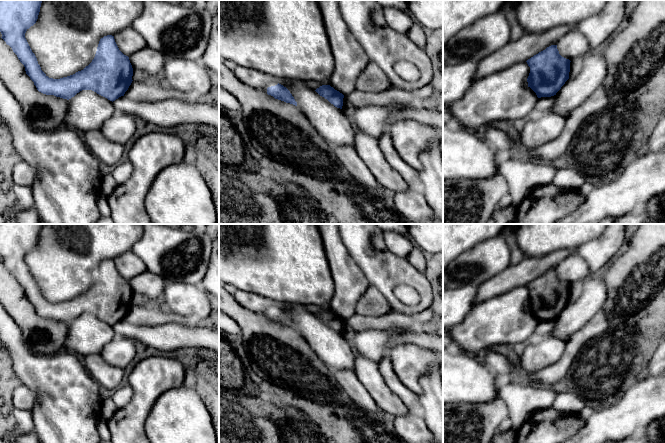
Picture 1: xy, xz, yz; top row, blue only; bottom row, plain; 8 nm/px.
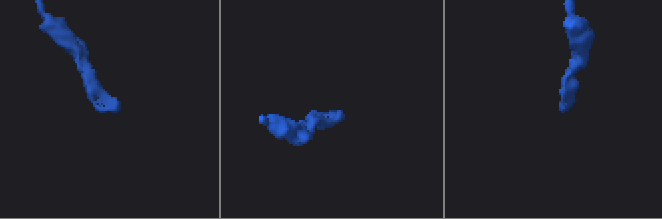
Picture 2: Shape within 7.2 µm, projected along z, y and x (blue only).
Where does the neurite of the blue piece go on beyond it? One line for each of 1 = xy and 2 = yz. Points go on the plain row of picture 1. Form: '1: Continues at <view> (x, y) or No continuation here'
1: No continuation here
2: No continuation here

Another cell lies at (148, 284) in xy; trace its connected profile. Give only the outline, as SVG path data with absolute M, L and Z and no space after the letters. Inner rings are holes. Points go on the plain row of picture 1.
M148 270L129 280L133 294L141 294L148 298L163 298L166 280Z

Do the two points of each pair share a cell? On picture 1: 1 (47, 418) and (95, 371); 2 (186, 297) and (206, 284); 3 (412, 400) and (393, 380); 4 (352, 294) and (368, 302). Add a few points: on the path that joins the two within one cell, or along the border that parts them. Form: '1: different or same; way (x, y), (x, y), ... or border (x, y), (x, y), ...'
1: different; border (82, 363), (88, 373), (101, 386)
2: different; border (199, 285), (206, 291)
3: same; way (407, 396), (396, 385)
4: different; border (369, 285), (358, 301), (355, 313)

